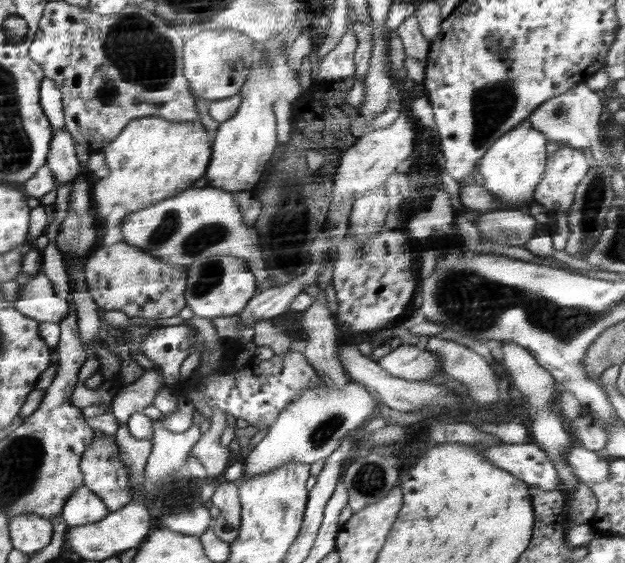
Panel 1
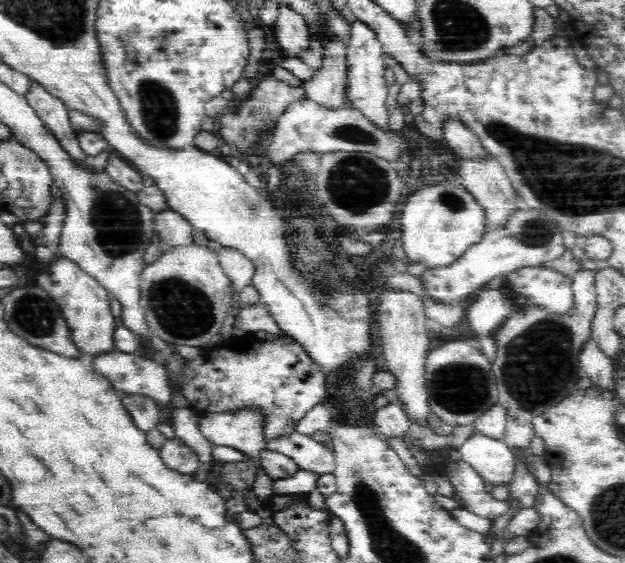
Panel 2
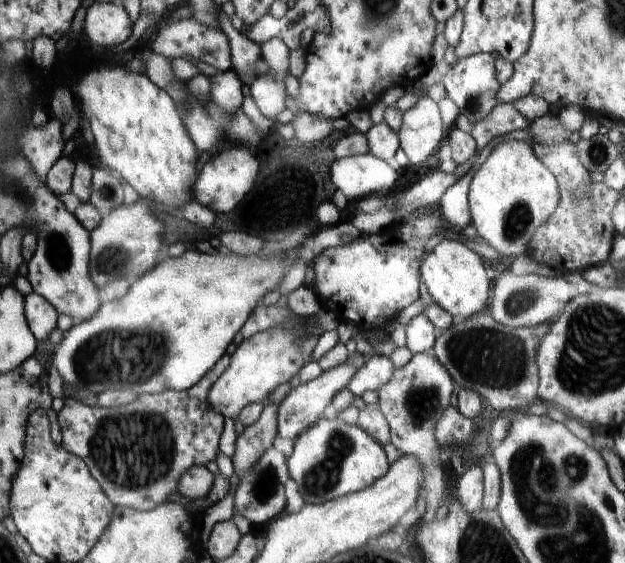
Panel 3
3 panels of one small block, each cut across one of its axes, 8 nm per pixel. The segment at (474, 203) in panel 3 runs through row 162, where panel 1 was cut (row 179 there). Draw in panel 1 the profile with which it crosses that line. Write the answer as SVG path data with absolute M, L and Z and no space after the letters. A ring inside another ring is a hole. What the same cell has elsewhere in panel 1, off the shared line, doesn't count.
M528 119L503 134L493 142L478 165L478 174L484 178L484 190L499 198L506 208L527 211L534 203L534 189L541 184L547 172L546 142L546 135L536 130Z

